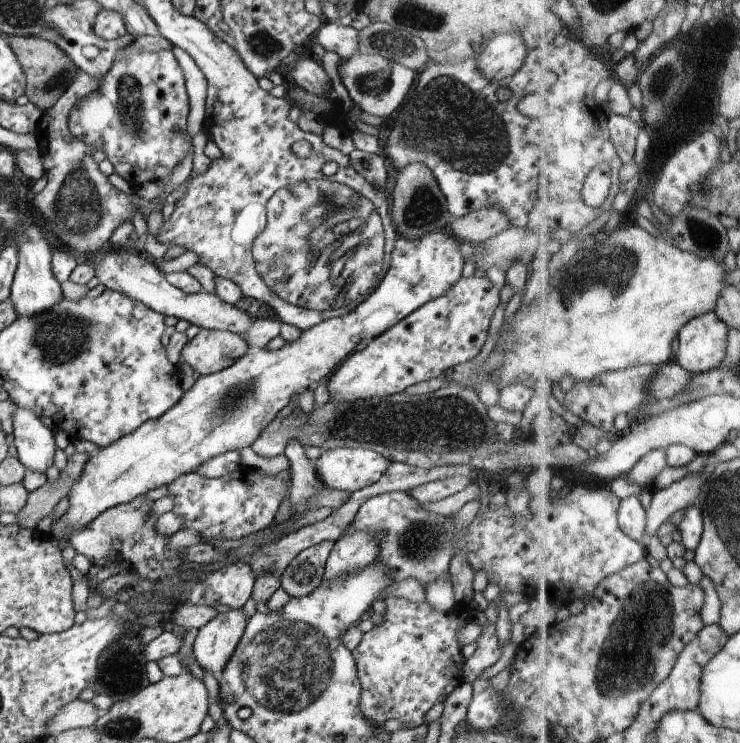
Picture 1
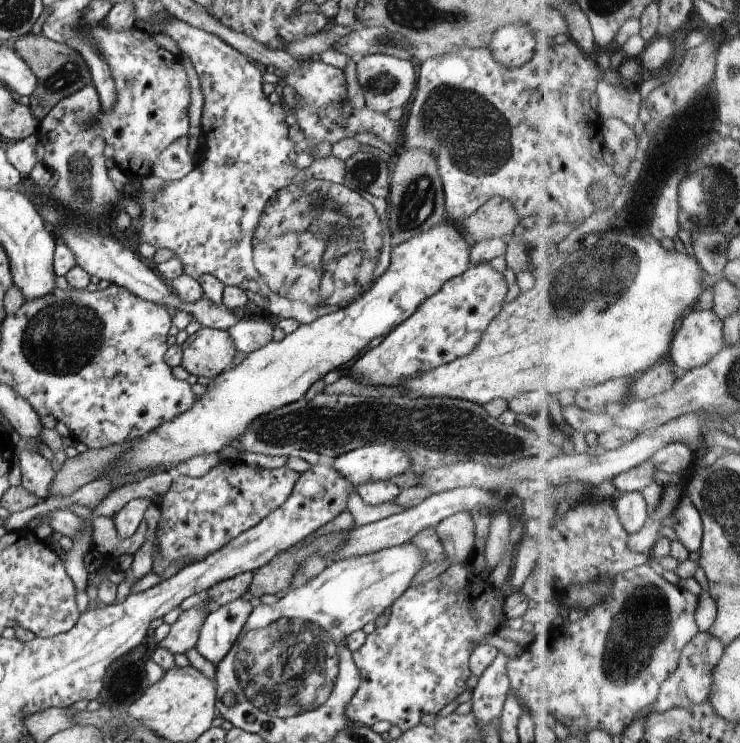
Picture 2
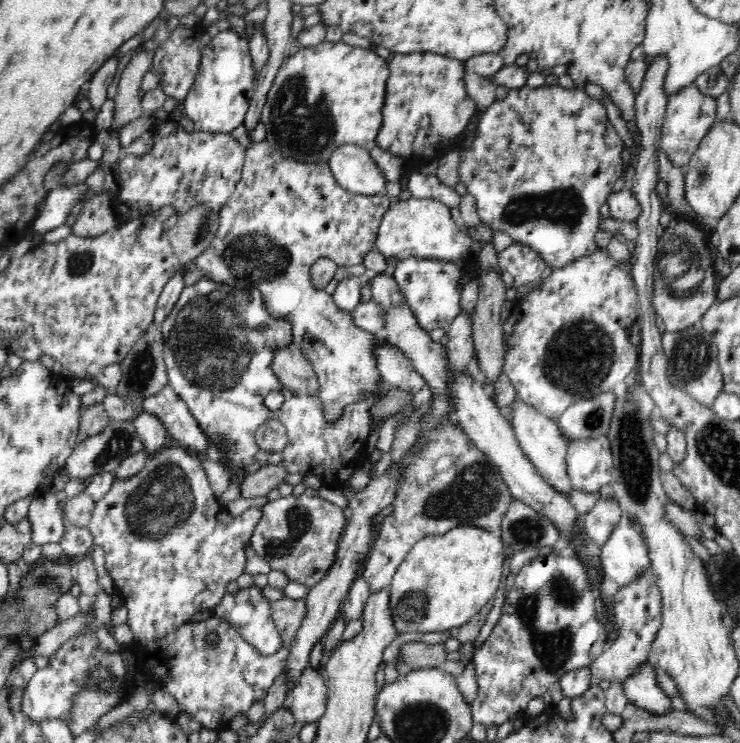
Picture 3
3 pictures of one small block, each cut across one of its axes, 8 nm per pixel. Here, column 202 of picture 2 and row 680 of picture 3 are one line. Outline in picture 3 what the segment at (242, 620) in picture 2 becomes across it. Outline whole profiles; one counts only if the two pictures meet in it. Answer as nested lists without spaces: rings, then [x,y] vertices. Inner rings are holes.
[[[650,662],[636,670],[634,676],[624,679],[622,684],[628,703],[632,703],[648,713],[668,714],[673,710],[672,700],[658,686],[656,672]]]

